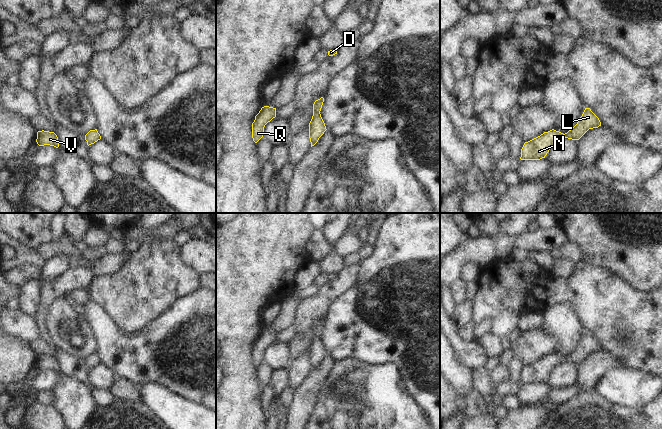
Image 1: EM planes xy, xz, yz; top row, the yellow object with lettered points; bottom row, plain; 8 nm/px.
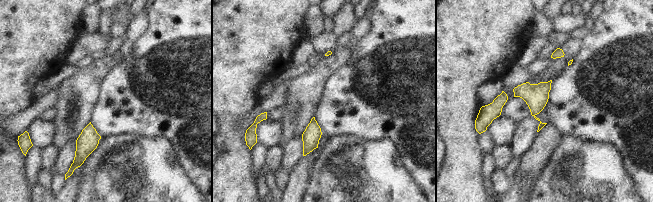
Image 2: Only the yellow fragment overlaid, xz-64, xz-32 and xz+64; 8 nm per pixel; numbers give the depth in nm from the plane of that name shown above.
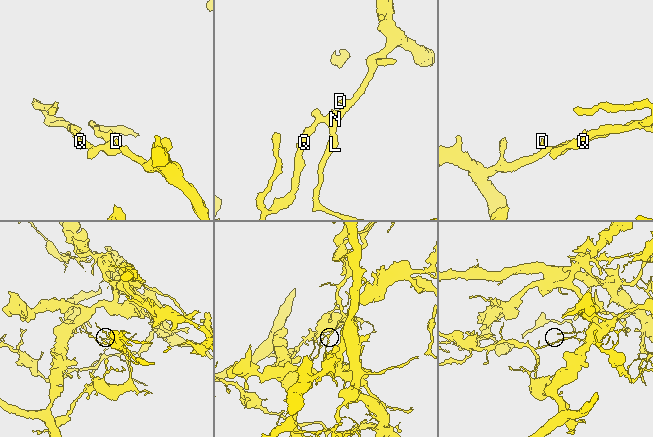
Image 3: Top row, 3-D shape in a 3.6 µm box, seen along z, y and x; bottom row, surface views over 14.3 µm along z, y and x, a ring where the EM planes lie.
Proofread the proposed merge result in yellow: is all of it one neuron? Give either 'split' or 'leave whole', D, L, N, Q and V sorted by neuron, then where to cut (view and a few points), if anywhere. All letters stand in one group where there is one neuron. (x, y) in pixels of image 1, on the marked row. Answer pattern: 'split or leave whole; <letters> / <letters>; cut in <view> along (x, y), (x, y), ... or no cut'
leave whole; D L N Q V; no cut

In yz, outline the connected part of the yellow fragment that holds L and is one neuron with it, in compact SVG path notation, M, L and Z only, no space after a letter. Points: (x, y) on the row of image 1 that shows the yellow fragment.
M585 108L577 124L563 134L554 129L544 132L540 136L525 142L521 149L521 160L540 160L545 158L550 148L562 138L579 140L589 129L601 126L599 118L591 111Z

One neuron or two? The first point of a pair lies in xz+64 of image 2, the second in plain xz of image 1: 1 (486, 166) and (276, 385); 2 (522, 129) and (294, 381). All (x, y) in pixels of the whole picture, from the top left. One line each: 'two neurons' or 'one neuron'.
1: two neurons
2: one neuron

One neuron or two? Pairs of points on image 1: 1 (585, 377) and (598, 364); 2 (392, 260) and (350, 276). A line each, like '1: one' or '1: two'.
1: one
2: two

